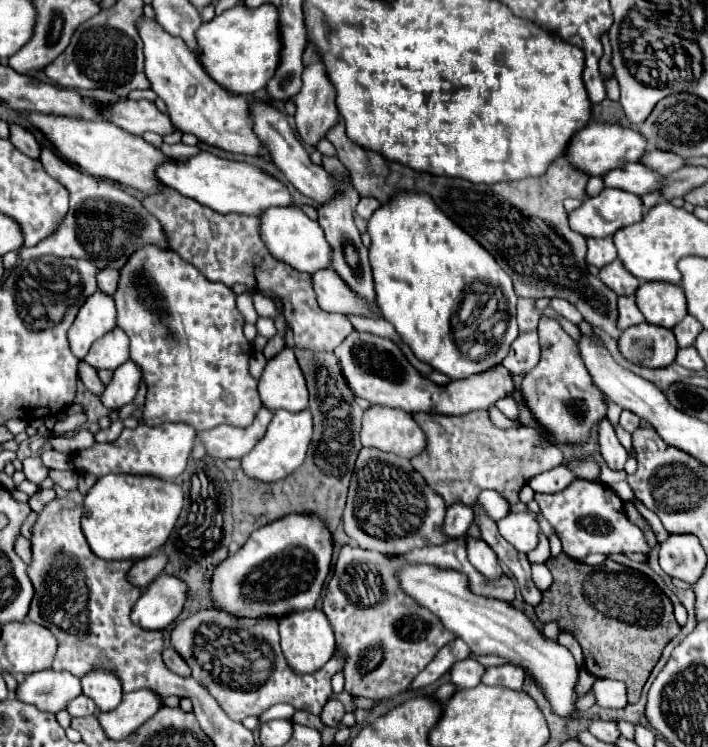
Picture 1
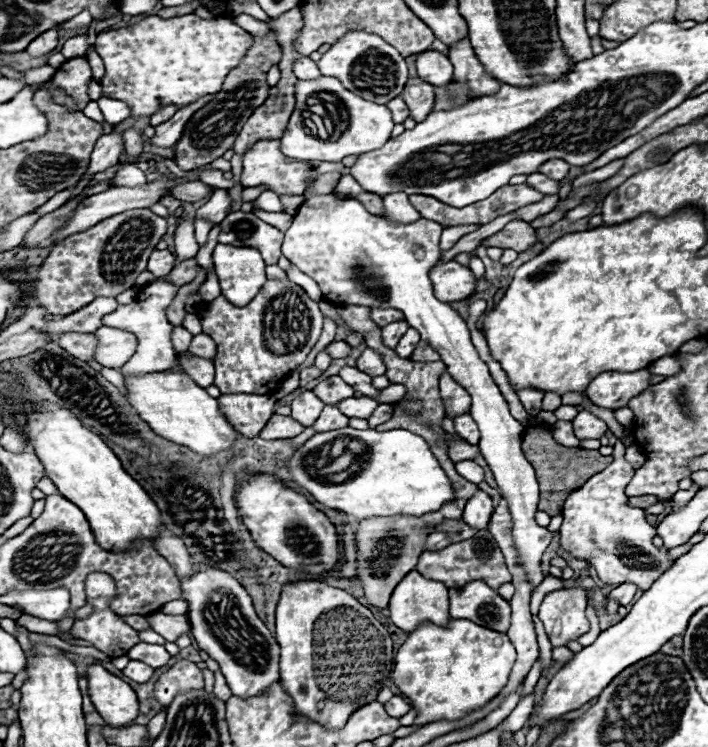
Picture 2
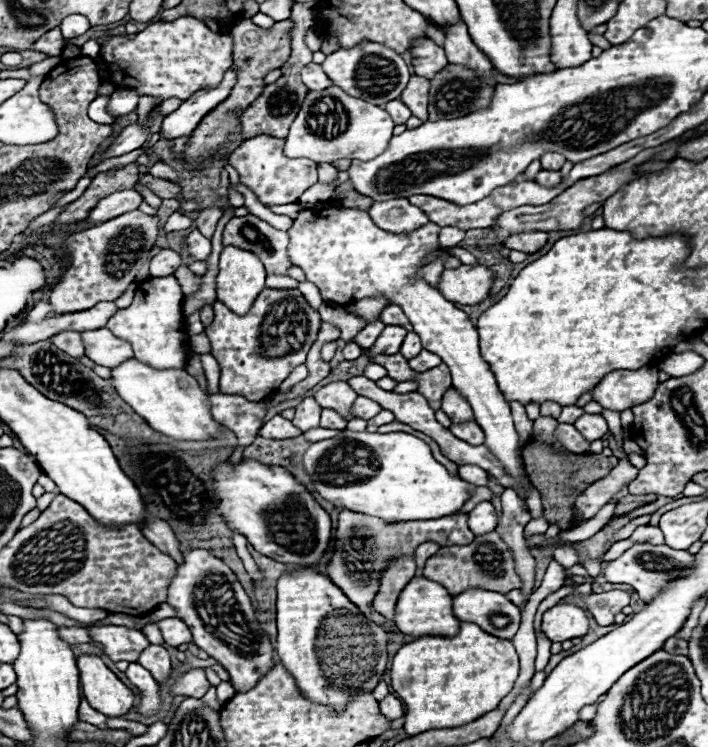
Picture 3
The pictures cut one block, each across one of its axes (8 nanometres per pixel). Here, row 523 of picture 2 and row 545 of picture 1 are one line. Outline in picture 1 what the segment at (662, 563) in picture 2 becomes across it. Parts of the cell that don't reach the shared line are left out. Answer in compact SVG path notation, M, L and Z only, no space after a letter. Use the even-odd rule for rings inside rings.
M576 478L564 490L554 494L534 494L542 516L552 524L554 532L562 540L562 548L574 560L584 560L588 554L614 554L614 552L650 552L644 534L634 526L624 512L624 502L616 492L602 484L584 478Z

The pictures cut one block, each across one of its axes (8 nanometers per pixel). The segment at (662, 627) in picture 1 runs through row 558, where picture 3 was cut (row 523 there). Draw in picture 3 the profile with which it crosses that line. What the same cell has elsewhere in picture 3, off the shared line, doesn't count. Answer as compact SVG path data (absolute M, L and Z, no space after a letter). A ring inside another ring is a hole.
M530 442L524 448L522 456L524 456L526 472L532 480L532 484L542 494L544 518L548 520L548 524L556 524L562 532L574 528L574 524L572 524L574 500L590 484L594 484L594 480L600 480L602 476L606 476L606 472L610 472L610 468L614 464L618 464L616 456L602 456L602 454L564 454L564 456L560 456L558 452L548 452L548 448L544 448L538 442Z

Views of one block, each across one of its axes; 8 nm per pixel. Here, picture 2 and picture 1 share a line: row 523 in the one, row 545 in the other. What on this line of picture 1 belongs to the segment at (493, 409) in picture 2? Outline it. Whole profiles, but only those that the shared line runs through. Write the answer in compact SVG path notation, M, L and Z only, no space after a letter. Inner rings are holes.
M510 512L498 520L498 530L518 552L528 554L538 544L538 522L530 512Z

